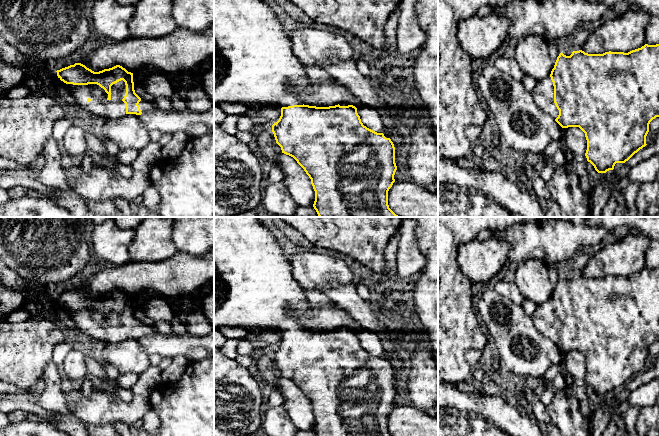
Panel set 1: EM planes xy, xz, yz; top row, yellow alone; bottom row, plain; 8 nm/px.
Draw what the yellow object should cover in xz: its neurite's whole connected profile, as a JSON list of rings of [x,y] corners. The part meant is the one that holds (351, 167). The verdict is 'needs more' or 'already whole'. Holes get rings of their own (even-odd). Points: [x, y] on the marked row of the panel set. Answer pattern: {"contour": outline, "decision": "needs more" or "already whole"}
{"contour": [[[214,0],[214,41],[228,65],[227,75],[214,87],[214,105],[227,102],[281,108],[281,116],[272,125],[272,132],[282,153],[293,157],[311,179],[315,191],[313,207],[319,217],[400,217],[388,205],[388,191],[395,182],[397,170],[393,142],[383,133],[364,126],[353,105],[304,105],[296,93],[287,90],[289,84],[296,91],[304,90],[310,81],[305,66],[293,53],[288,25],[278,19],[267,4],[262,0]]], "decision": "needs more"}

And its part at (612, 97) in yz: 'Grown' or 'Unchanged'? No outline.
Grown

